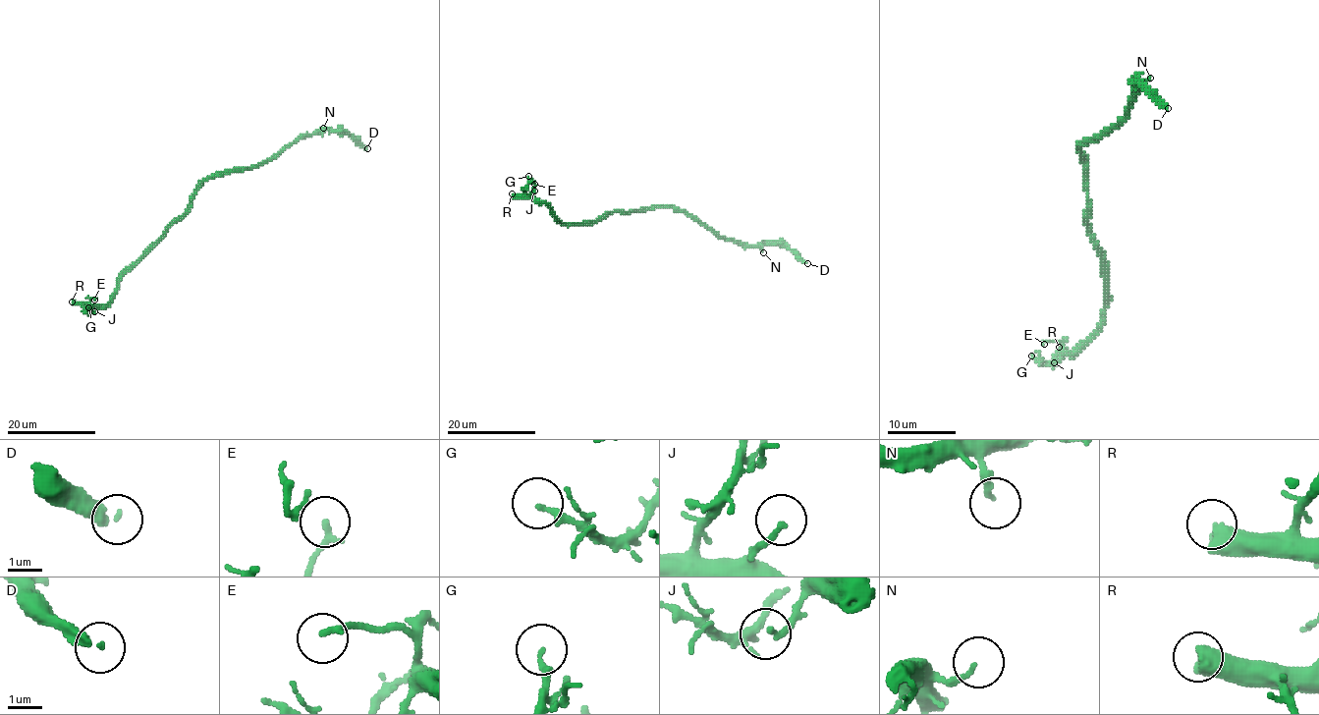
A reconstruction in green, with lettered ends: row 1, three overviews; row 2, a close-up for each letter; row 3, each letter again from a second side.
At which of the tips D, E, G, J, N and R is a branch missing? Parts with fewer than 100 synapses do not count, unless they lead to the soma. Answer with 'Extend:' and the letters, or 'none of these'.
Extend: D

